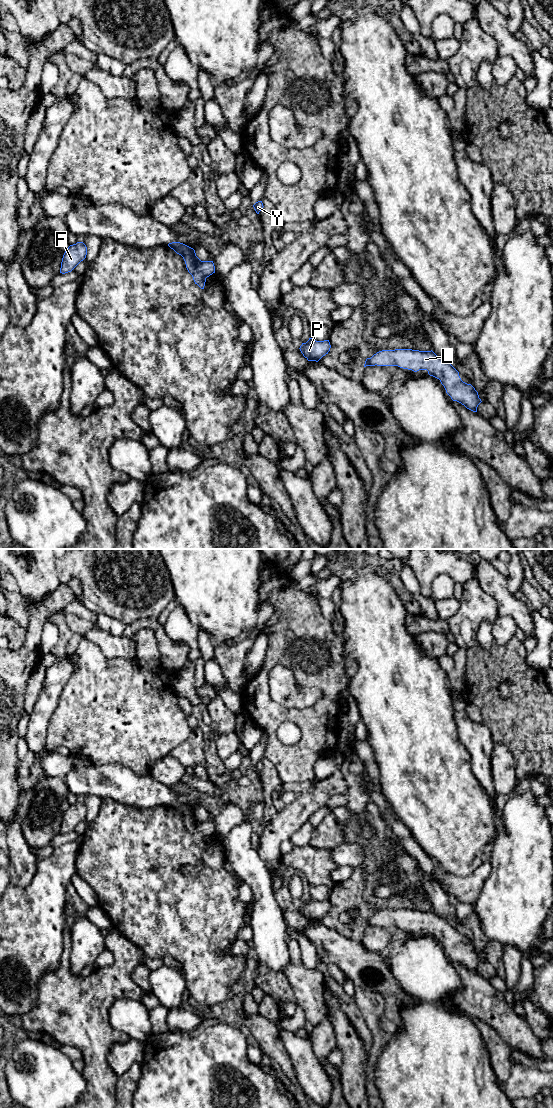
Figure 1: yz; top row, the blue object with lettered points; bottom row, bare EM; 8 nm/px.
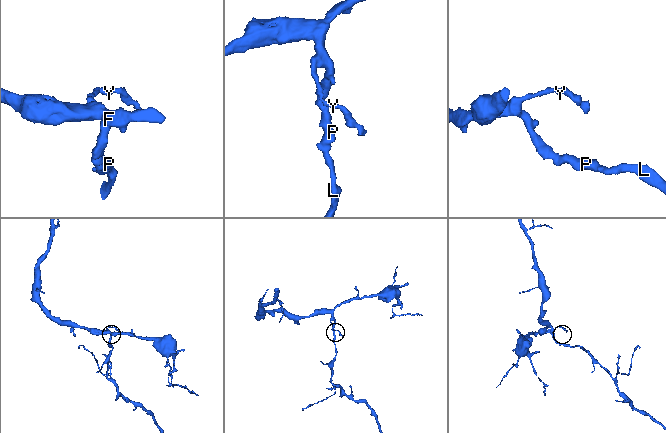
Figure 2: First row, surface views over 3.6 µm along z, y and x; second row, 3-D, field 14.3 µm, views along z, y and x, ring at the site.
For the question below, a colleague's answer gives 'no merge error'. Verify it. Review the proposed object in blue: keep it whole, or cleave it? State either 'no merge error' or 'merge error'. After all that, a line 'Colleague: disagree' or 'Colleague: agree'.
no merge error
Colleague: agree

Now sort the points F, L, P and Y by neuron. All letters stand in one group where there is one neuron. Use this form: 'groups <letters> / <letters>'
groups F L P Y

